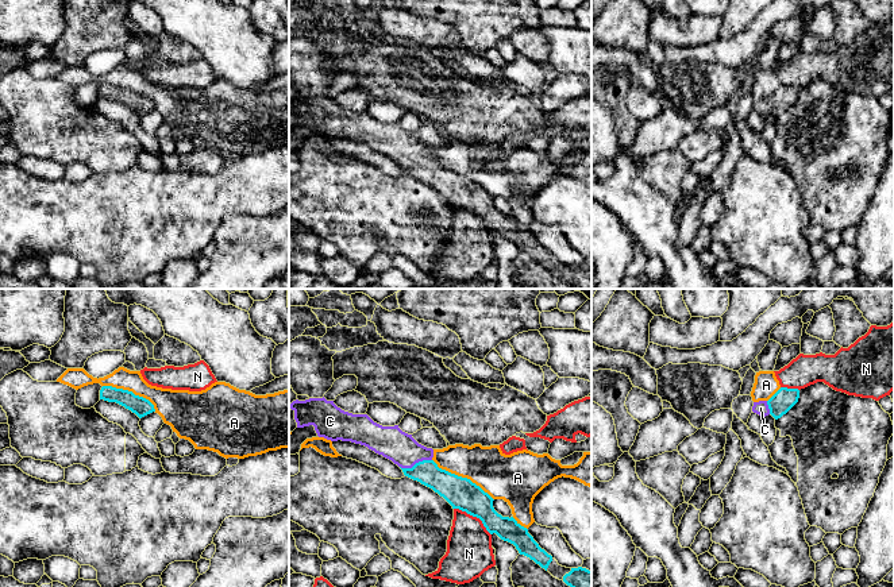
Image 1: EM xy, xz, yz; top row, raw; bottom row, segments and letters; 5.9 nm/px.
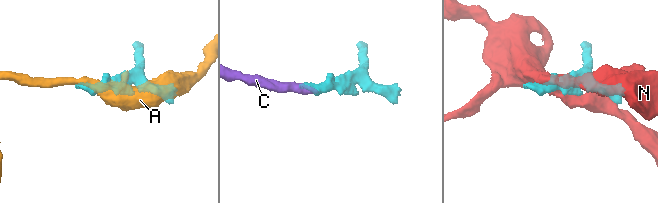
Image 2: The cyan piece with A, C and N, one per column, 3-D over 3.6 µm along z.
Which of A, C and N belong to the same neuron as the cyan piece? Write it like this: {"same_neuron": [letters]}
{"same_neuron": ["C"]}

